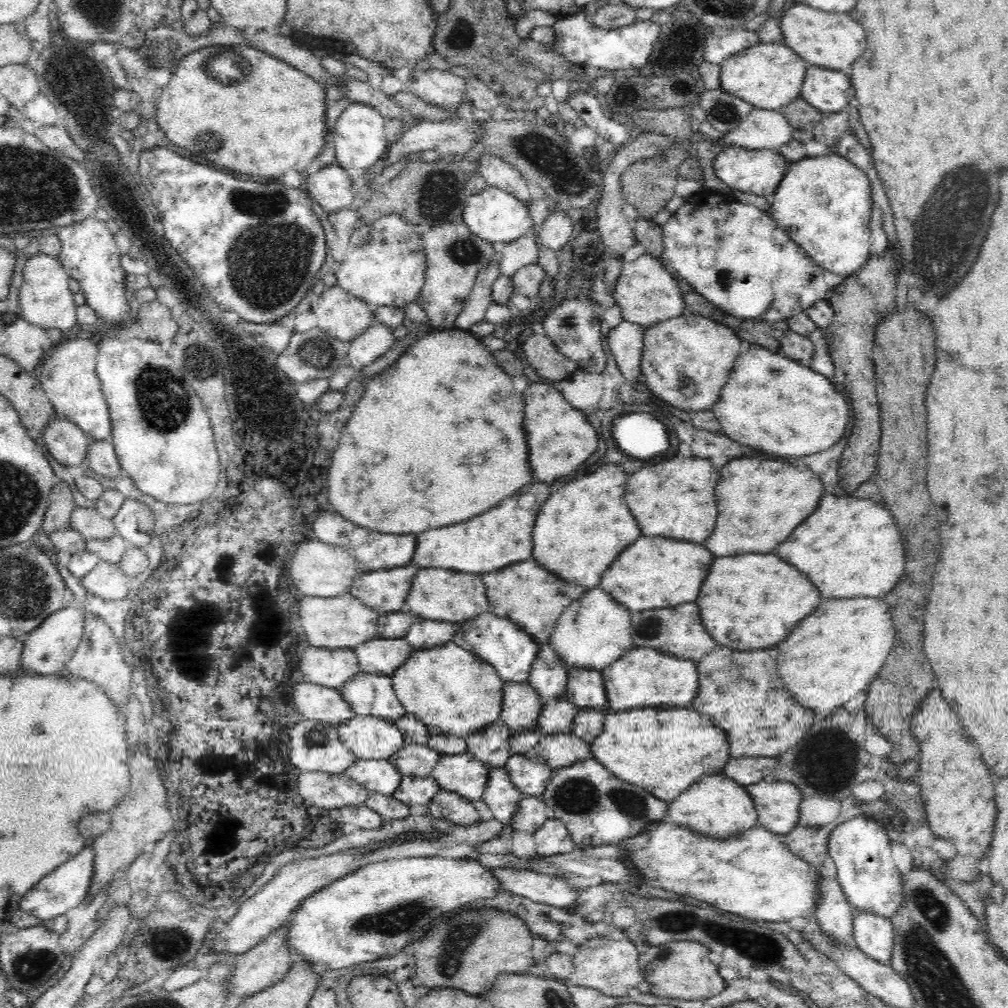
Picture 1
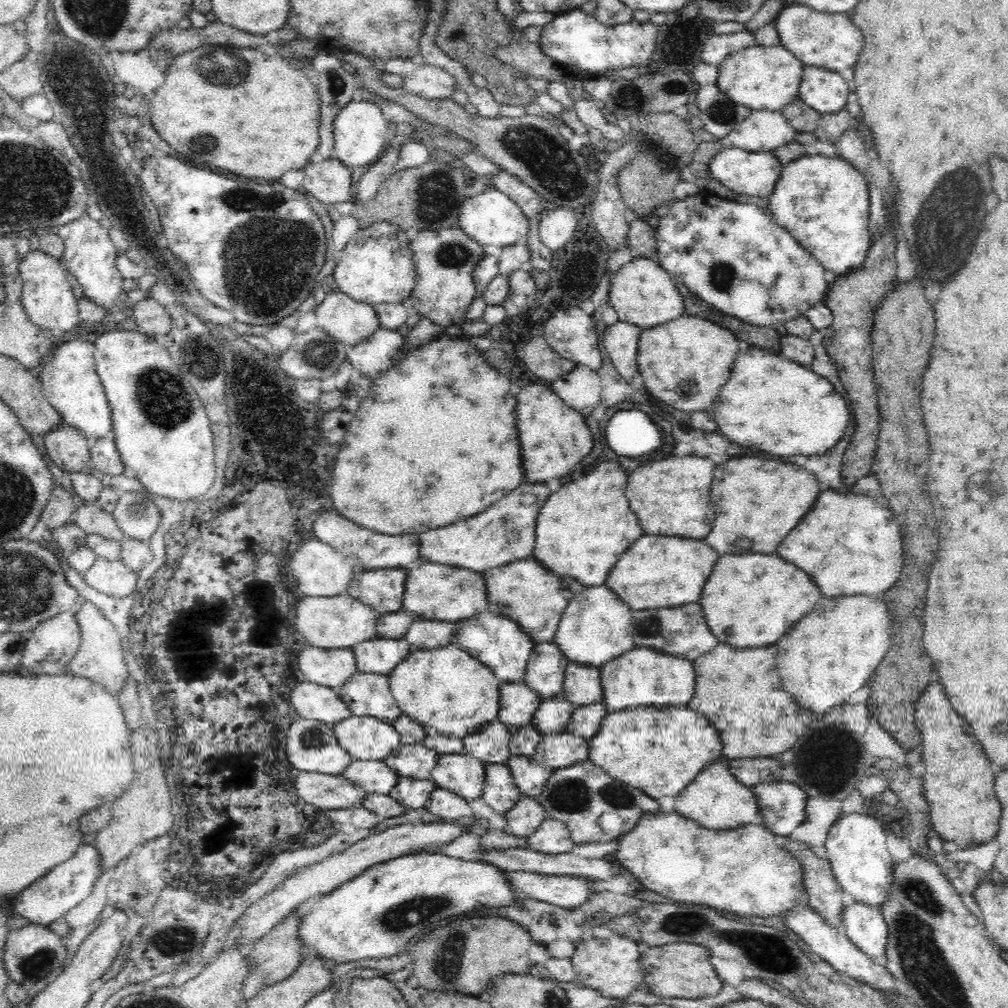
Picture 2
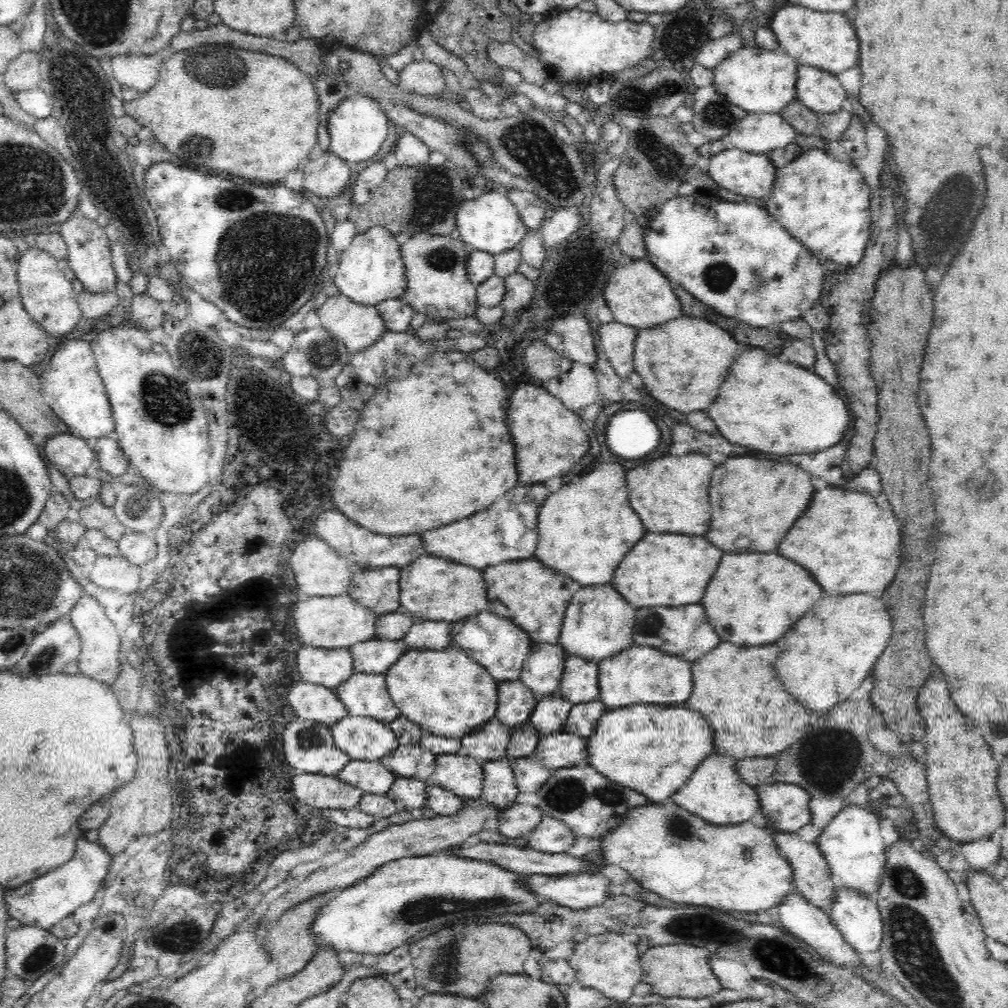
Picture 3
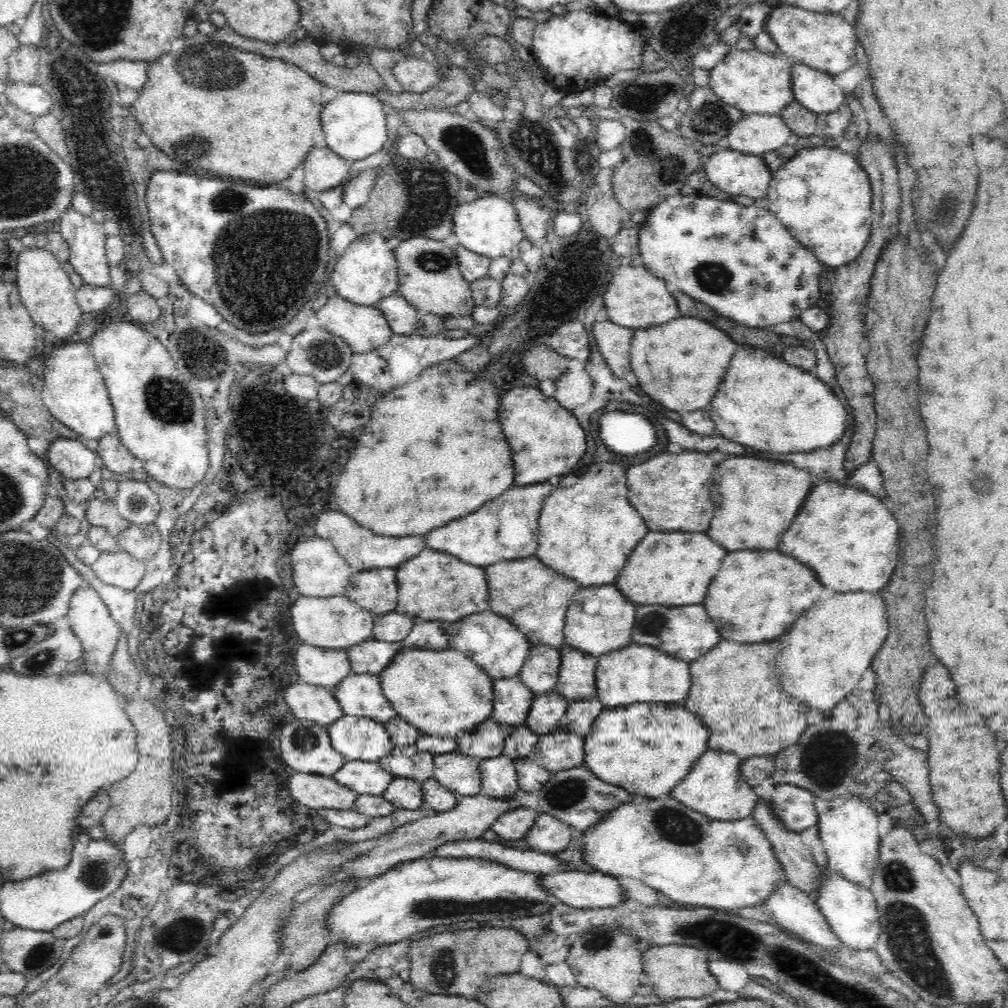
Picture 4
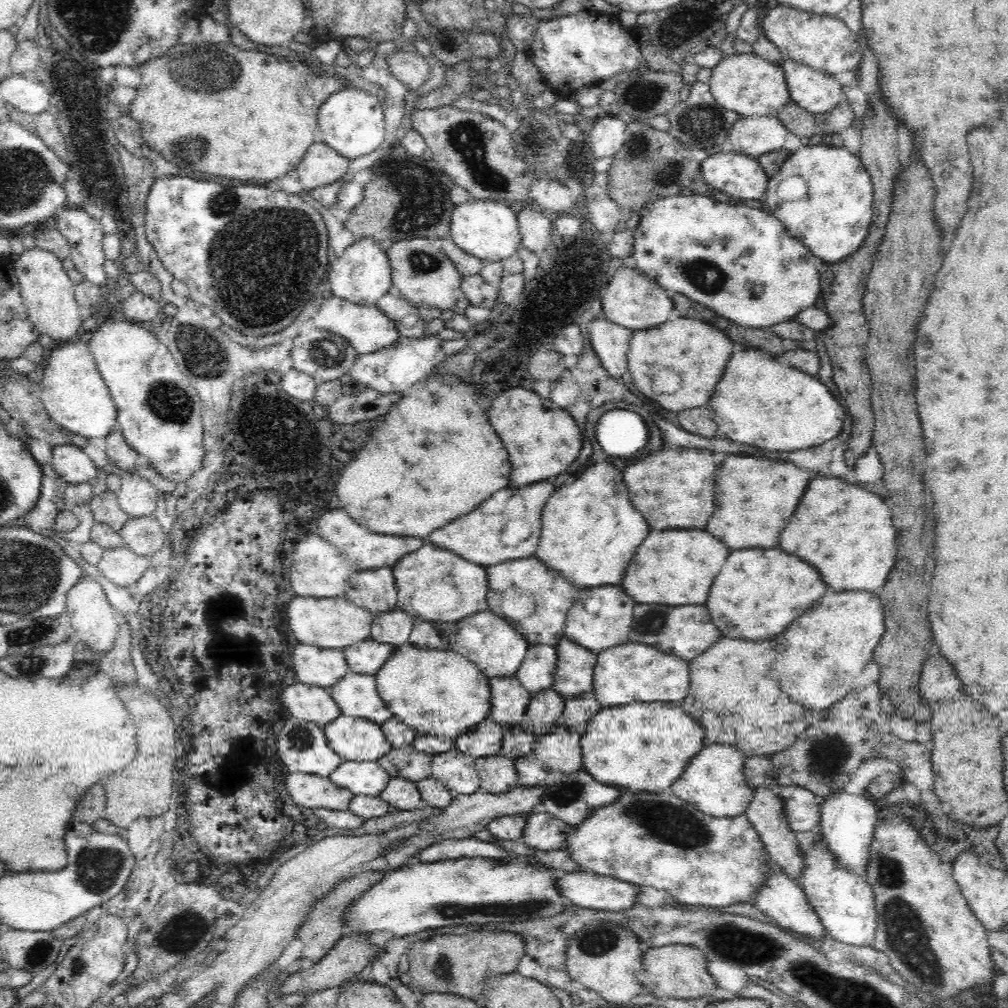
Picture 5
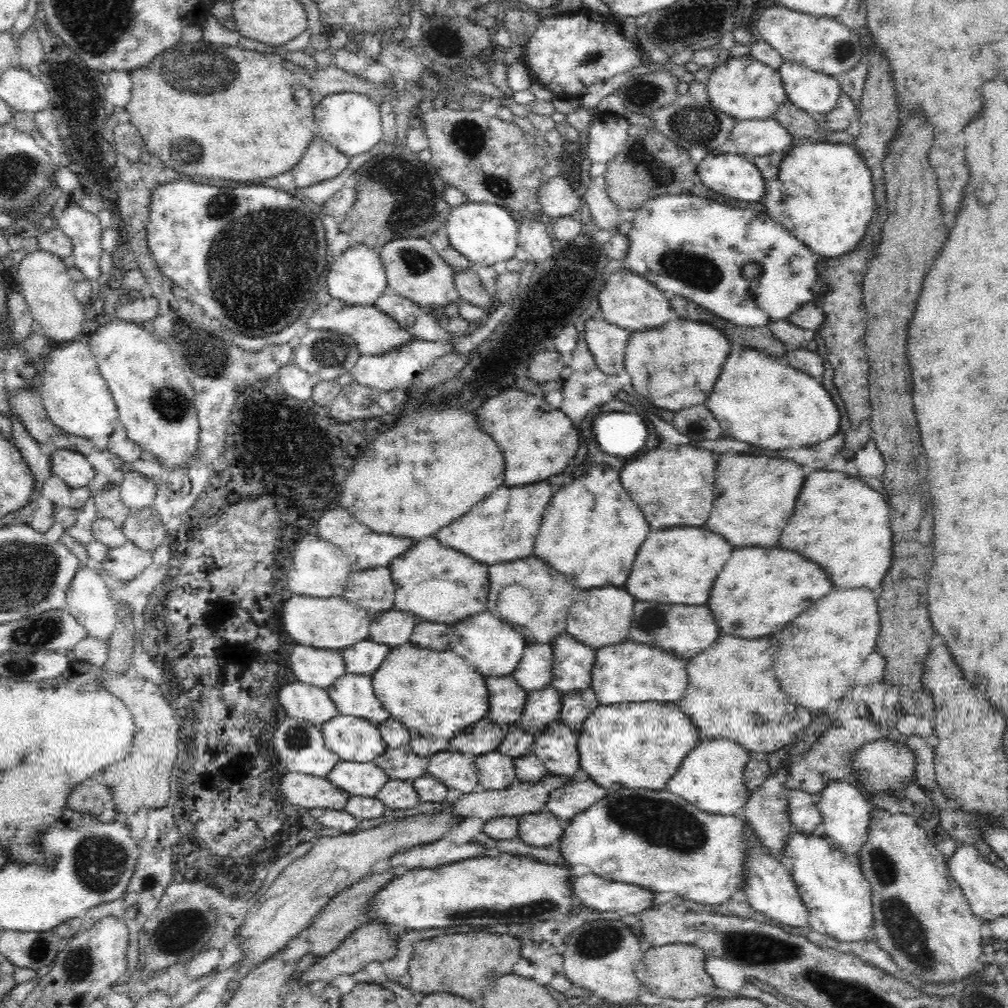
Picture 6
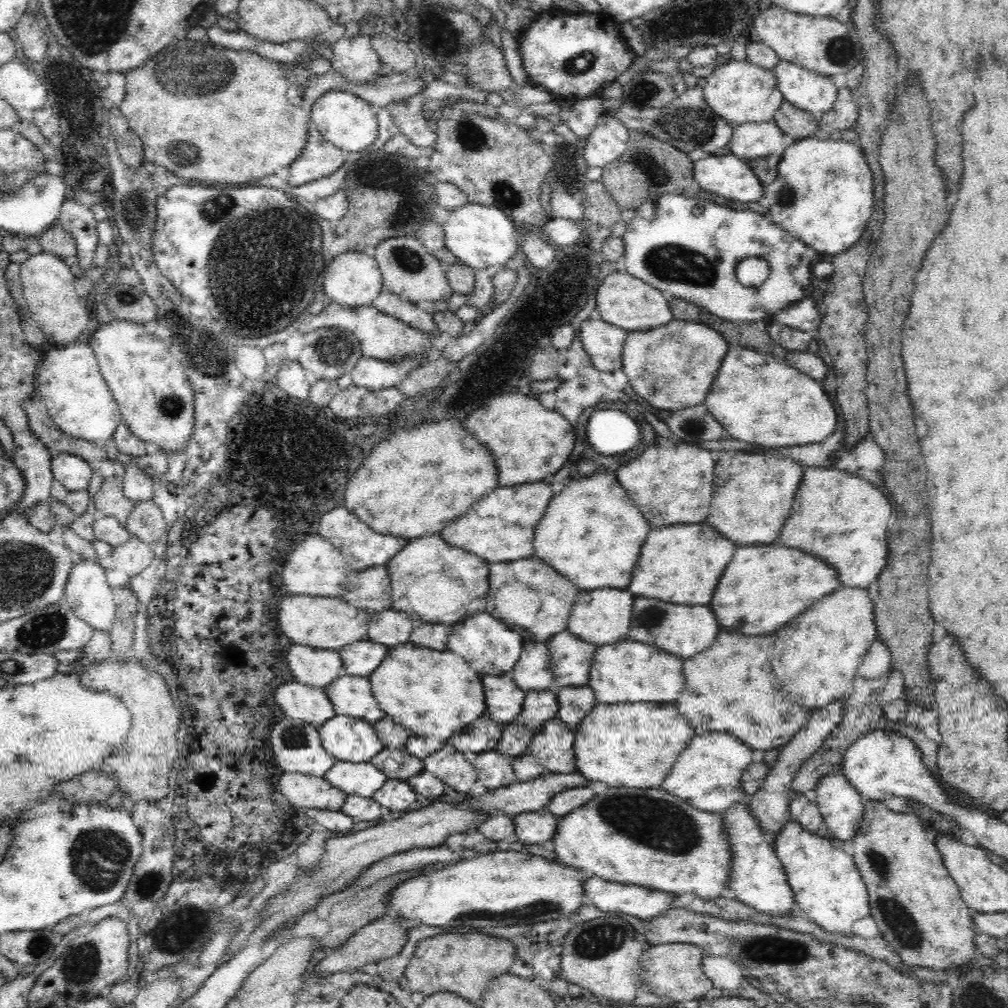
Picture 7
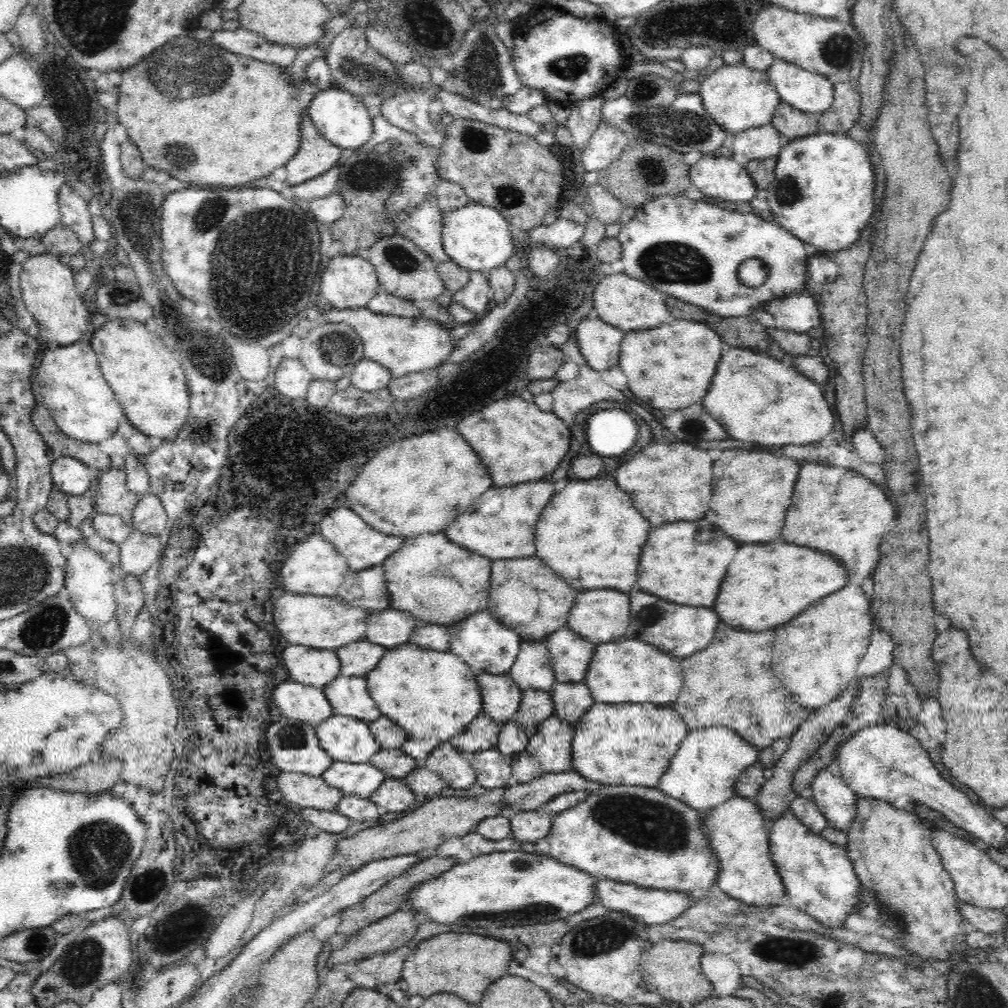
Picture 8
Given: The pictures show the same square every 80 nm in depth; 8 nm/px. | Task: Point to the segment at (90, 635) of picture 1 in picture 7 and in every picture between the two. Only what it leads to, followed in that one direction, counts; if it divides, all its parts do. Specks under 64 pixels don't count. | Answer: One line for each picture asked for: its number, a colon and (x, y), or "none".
2: (98, 658)
3: (98, 659)
4: (91, 621)
5: (92, 615)
6: (89, 599)
7: (89, 594)

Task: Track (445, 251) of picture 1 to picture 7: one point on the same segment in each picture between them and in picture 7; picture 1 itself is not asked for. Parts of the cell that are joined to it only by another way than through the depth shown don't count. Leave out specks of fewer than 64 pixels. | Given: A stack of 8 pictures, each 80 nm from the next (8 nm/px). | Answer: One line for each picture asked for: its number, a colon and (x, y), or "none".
2: (444, 259)
3: (437, 285)
4: (429, 278)
5: (424, 275)
6: (414, 270)
7: (407, 268)

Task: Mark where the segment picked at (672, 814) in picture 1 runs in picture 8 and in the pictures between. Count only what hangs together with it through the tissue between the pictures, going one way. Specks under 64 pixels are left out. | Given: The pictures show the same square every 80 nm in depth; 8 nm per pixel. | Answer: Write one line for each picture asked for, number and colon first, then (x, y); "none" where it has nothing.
2: (716, 799)
3: (715, 791)
4: (714, 786)
5: (713, 781)
6: (711, 777)
7: (707, 774)
8: (702, 773)

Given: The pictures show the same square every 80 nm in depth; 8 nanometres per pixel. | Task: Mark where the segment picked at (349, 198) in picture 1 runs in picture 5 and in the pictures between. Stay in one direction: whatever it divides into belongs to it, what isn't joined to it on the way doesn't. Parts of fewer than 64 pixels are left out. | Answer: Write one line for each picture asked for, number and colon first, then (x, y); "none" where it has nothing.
2: (329, 181)
3: (328, 175)
4: (324, 169)
5: (321, 165)

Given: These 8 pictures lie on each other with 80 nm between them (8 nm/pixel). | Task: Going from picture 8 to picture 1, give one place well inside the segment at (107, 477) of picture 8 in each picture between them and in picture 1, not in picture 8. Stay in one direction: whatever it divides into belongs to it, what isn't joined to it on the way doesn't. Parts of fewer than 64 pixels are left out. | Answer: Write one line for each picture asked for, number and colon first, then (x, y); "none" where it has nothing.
1: (87, 520)
2: (91, 517)
3: (95, 514)
4: (101, 511)
5: (105, 505)
6: (108, 501)
7: (110, 500)

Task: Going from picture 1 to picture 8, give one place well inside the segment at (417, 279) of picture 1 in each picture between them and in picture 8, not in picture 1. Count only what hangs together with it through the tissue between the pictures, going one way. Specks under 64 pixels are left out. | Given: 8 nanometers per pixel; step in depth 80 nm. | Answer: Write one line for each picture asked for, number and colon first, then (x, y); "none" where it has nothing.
2: (375, 267)
3: (370, 270)
4: (364, 274)
5: (361, 275)
6: (357, 277)
7: (352, 279)
8: (348, 282)

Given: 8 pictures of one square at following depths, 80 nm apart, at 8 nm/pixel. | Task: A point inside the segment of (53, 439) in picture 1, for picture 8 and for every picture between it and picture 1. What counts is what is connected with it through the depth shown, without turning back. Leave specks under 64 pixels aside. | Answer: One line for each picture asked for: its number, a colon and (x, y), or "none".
2: (66, 446)
3: (71, 455)
4: (72, 459)
5: (70, 462)
6: (72, 467)
7: (73, 473)
8: (70, 476)

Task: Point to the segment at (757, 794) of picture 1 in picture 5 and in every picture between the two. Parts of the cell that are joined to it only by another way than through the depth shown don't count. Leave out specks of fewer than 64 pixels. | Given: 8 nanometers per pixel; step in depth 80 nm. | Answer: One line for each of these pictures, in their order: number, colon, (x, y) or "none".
2: (782, 804)
3: (787, 806)
4: (794, 806)
5: (802, 811)

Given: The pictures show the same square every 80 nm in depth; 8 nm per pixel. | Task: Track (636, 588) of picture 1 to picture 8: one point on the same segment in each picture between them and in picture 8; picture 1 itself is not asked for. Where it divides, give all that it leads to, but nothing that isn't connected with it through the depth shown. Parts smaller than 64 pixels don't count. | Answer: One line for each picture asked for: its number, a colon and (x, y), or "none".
2: (658, 571)
3: (669, 570)
4: (676, 568)
5: (677, 567)
6: (678, 566)
7: (682, 564)
8: (685, 562)

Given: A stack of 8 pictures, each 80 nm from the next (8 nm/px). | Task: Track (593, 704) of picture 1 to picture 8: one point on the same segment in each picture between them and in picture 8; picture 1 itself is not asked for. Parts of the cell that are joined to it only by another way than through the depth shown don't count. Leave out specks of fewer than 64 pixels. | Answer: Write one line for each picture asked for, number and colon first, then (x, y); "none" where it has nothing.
2: (582, 685)
3: (579, 684)
4: (576, 680)
5: (573, 676)
6: (573, 661)
7: (570, 657)
8: (570, 655)

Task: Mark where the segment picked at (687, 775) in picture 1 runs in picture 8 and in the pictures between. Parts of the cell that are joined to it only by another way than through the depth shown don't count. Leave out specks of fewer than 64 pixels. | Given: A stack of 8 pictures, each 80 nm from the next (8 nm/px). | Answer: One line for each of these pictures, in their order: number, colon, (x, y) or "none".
2: (659, 751)
3: (652, 749)
4: (647, 748)
5: (649, 744)
6: (638, 745)
7: (626, 744)
8: (629, 743)

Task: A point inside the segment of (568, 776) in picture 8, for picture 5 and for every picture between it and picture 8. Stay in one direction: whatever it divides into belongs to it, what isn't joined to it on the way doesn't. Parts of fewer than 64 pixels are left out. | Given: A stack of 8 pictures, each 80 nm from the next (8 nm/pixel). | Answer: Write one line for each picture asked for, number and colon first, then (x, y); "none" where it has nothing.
5: (476, 810)
6: (522, 797)
7: (529, 796)

